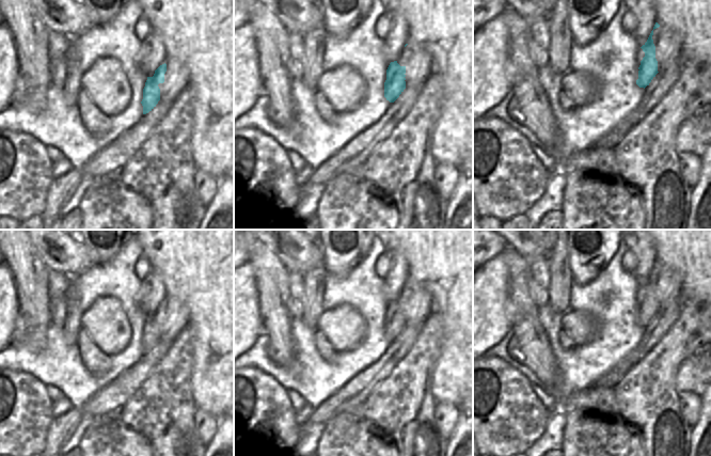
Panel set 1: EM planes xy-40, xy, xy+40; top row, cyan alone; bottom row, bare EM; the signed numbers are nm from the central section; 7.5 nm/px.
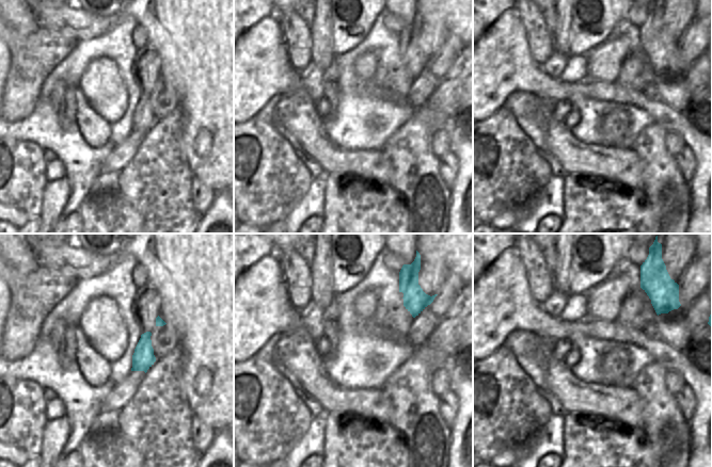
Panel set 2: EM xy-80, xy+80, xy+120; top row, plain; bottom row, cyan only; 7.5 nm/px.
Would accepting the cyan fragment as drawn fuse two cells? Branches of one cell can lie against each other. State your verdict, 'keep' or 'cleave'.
cleave

